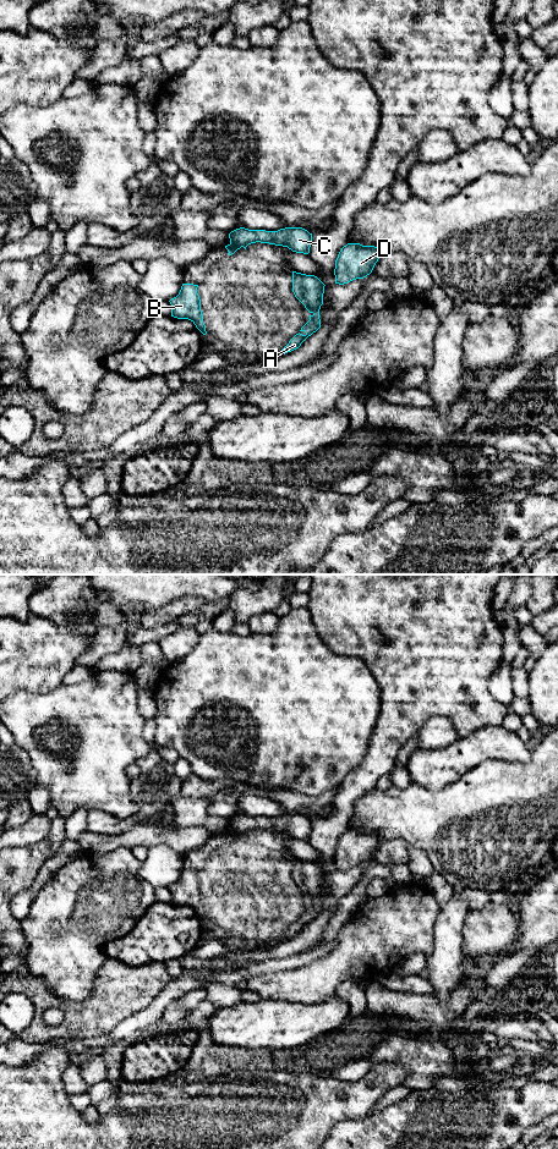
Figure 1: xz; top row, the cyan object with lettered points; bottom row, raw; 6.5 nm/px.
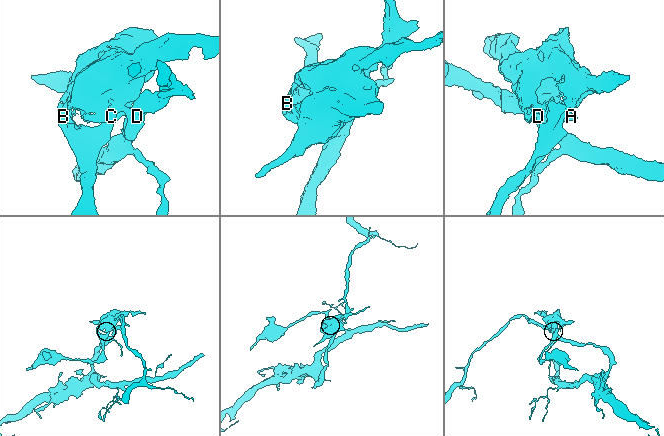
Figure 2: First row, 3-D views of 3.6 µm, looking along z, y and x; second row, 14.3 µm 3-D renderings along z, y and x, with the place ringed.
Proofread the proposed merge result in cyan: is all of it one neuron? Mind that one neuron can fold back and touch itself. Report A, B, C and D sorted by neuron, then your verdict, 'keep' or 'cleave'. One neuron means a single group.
A B / C D; cleave

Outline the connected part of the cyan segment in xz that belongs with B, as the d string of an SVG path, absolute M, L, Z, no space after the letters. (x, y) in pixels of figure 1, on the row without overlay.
M182 870L179 881L171 885L171 903L177 906L188 906L196 914L206 922L206 912L201 897L201 886L197 880L198 872Z

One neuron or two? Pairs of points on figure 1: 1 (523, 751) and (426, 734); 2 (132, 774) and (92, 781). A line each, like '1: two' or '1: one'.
1: two
2: two

